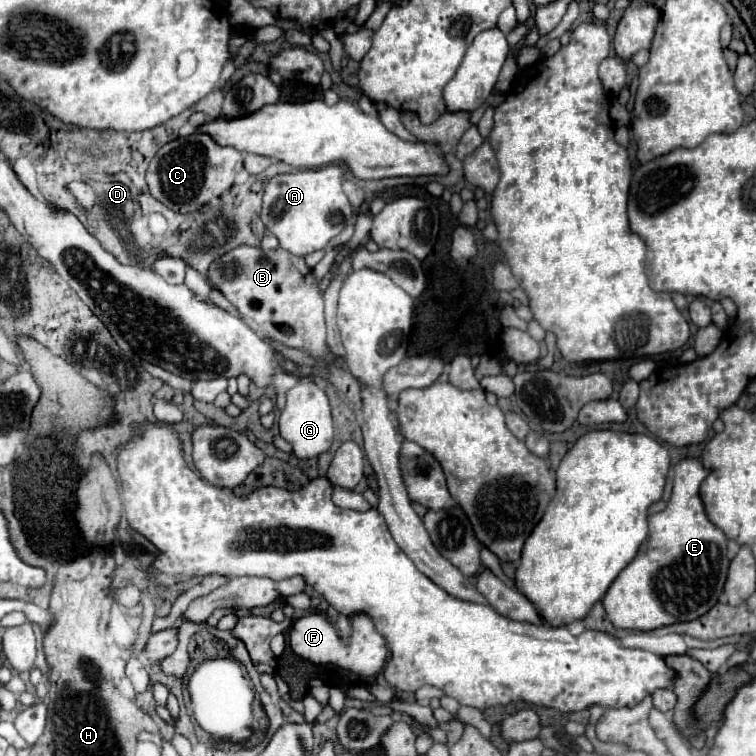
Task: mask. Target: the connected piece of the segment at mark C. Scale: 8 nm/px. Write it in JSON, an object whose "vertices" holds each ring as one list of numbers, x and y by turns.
{"vertices":[[195,131,189,137,179,137,165,143,151,159,147,169,147,185,151,195,175,213,191,213,201,209,213,197,227,191,237,173,243,169,243,153,235,147,217,145,207,133]]}

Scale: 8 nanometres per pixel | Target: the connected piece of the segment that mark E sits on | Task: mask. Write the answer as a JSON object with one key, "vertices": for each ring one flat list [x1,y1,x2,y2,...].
{"vertices":[[683,459,673,467,673,495,667,507,649,515,647,541,601,601,615,627,653,631,665,625,699,619,719,601,729,557,727,537,707,519,699,497,699,485,707,473,709,471,697,459]]}

